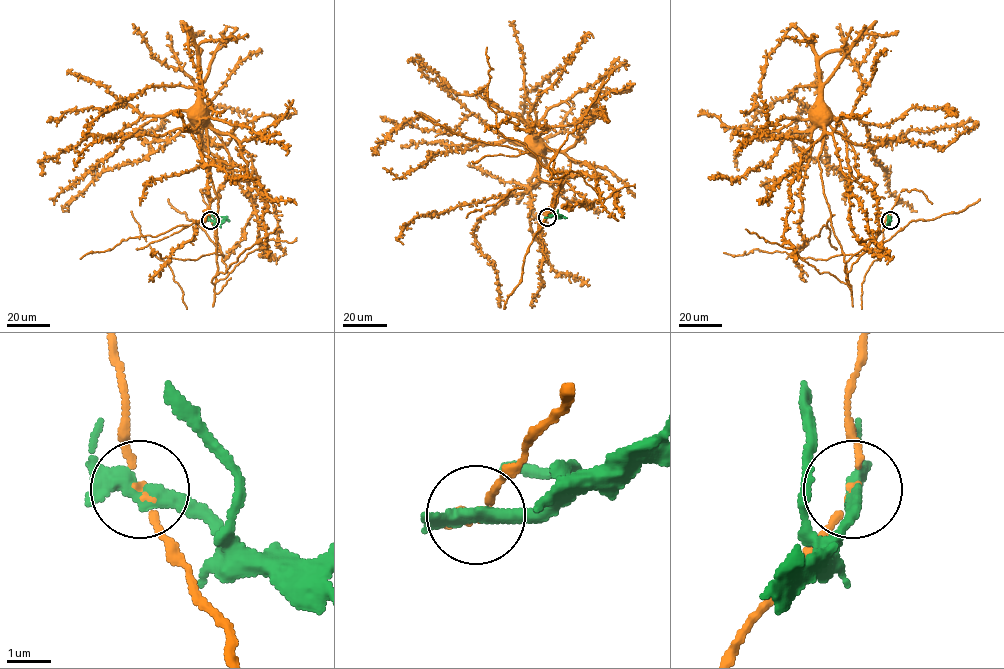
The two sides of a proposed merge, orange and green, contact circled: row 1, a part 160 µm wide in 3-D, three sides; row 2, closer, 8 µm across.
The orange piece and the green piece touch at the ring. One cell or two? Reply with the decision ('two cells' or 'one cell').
two cells

